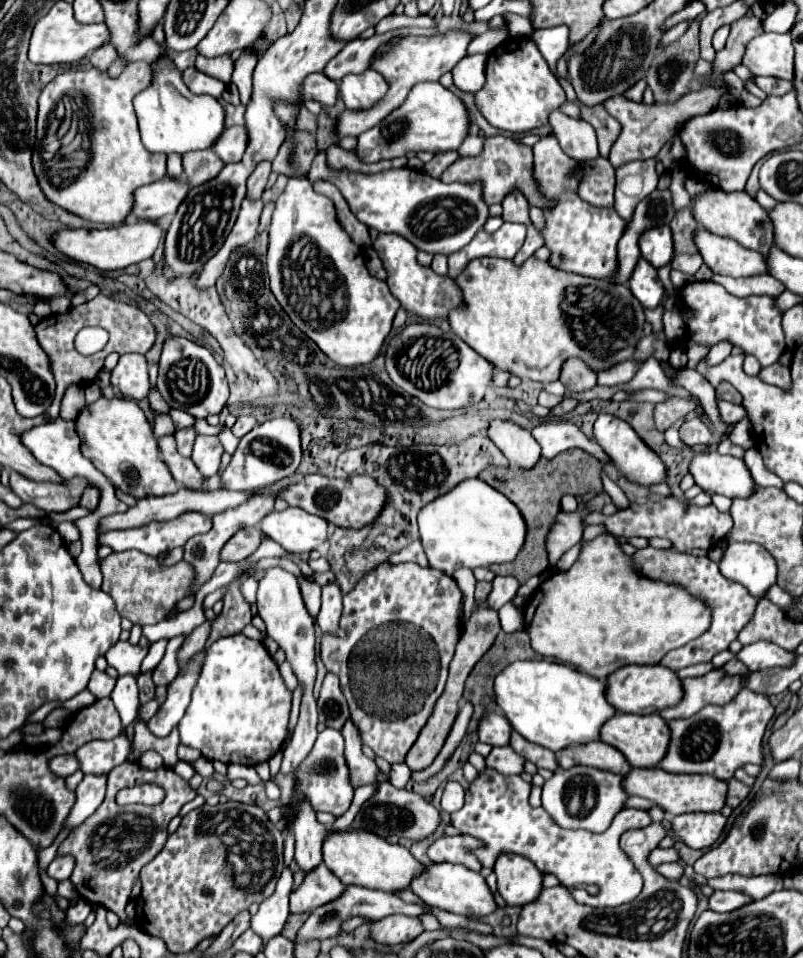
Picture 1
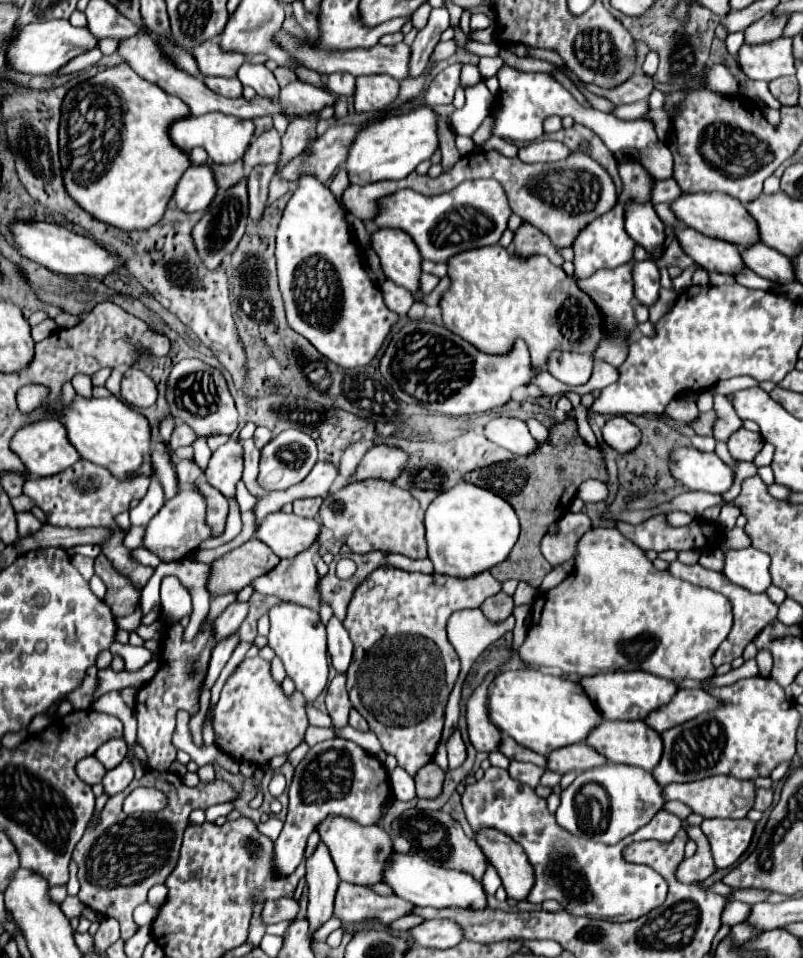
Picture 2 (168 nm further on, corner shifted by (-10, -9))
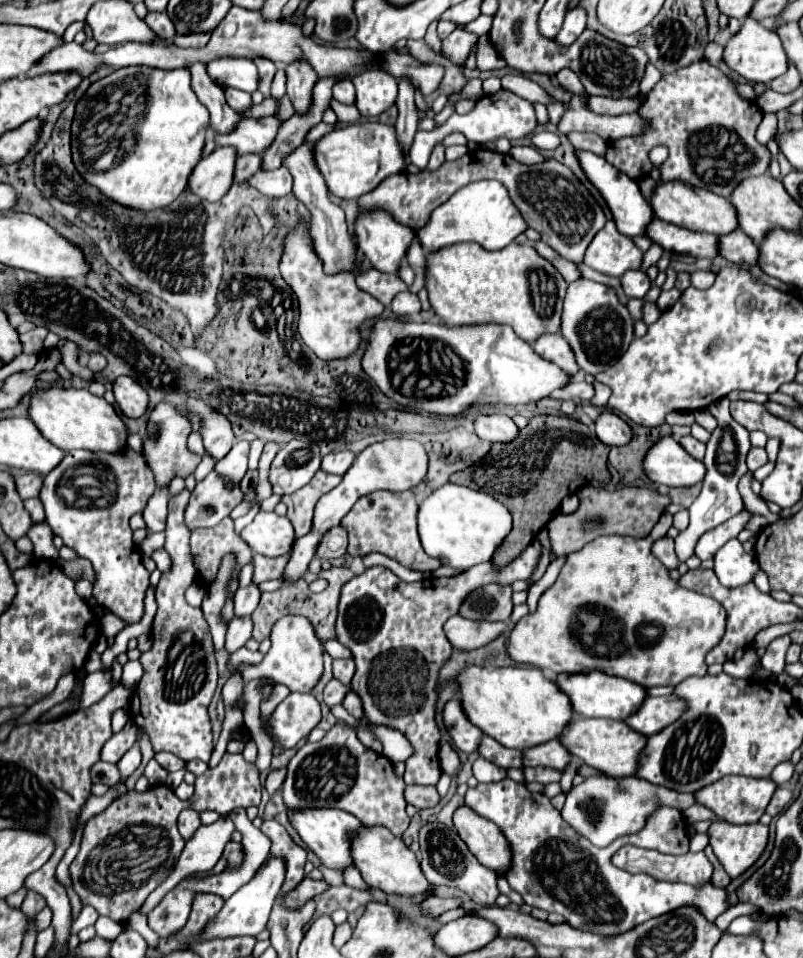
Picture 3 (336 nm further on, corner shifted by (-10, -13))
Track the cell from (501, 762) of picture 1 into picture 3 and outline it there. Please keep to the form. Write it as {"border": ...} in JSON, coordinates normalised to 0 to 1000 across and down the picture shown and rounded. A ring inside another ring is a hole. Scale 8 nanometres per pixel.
{"border":[[[656,801],[654,803],[654,815],[656,817],[671,815],[671,817],[681,819],[681,817],[689,817],[696,813],[699,813],[699,805],[694,805],[694,803],[679,803],[679,801]]]}

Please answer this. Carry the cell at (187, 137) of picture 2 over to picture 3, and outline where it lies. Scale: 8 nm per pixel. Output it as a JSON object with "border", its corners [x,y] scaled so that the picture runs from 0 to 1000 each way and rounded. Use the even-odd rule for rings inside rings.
{"border":[[[347,120],[328,122],[328,124],[303,124],[295,135],[285,141],[268,141],[270,151],[290,151],[298,162],[305,160],[328,160],[345,143],[345,135],[350,133]]]}

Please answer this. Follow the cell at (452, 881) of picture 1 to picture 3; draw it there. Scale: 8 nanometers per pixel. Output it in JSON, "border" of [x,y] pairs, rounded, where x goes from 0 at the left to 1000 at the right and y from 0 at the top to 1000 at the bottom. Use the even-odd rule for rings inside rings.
{"border":[[[450,861],[450,867],[445,867],[437,878],[437,897],[440,903],[447,907],[450,915],[455,918],[455,922],[462,926],[499,934],[519,934],[534,928],[534,920],[529,918],[517,897],[517,890],[502,880],[499,874],[492,874],[484,865],[474,861],[469,863]]]}

